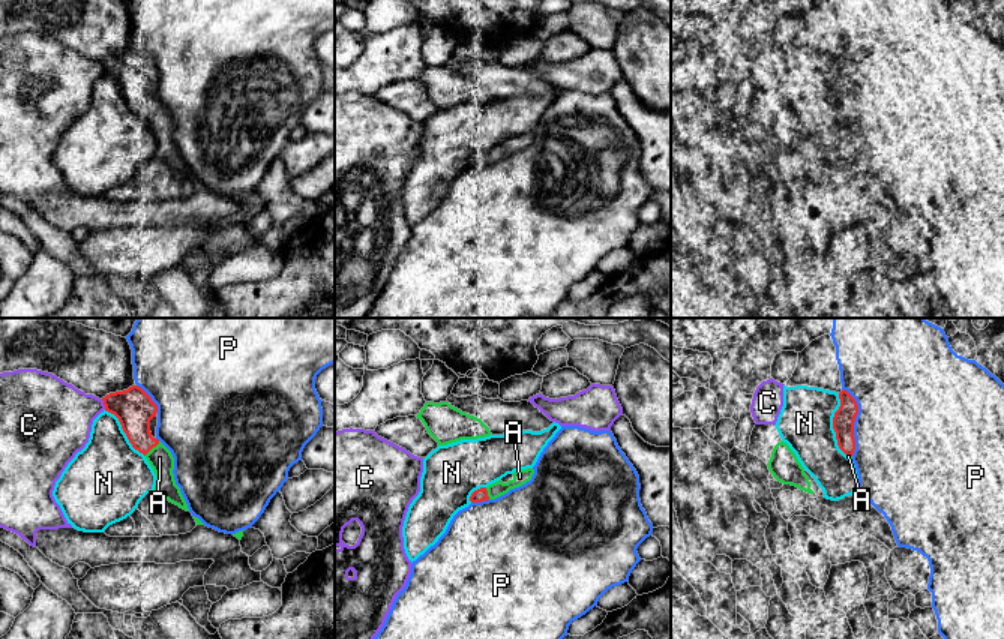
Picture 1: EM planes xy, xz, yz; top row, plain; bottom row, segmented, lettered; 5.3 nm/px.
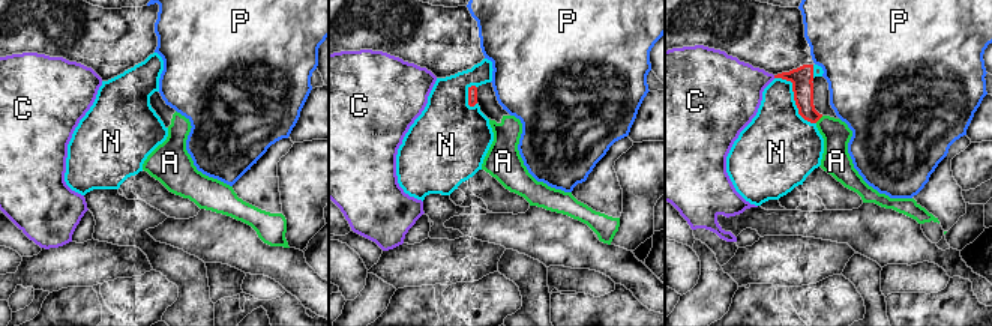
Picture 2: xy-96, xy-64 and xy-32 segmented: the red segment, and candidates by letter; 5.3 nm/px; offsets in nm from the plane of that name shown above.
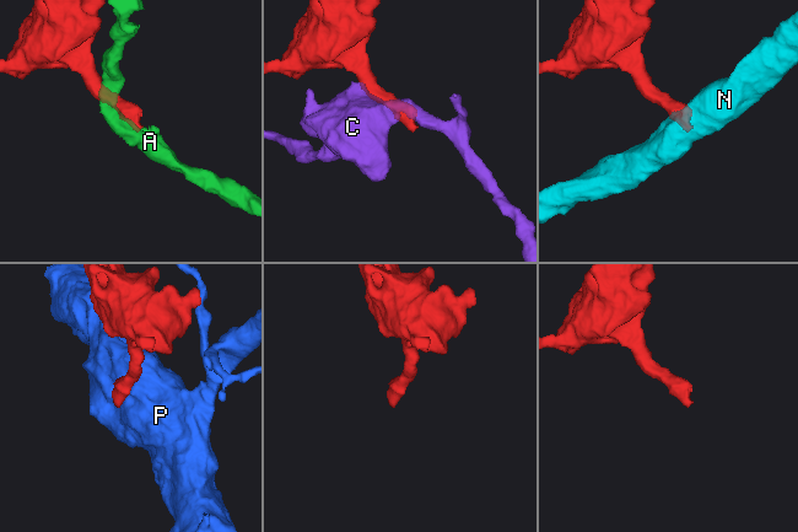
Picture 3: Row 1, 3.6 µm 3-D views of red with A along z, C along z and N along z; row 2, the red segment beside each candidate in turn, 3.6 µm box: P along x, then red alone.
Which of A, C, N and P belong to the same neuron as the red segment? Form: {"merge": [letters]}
{"merge": ["A"]}

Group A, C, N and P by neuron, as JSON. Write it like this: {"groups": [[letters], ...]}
{"groups": [["A"], ["C"], ["N"], ["P"]]}

